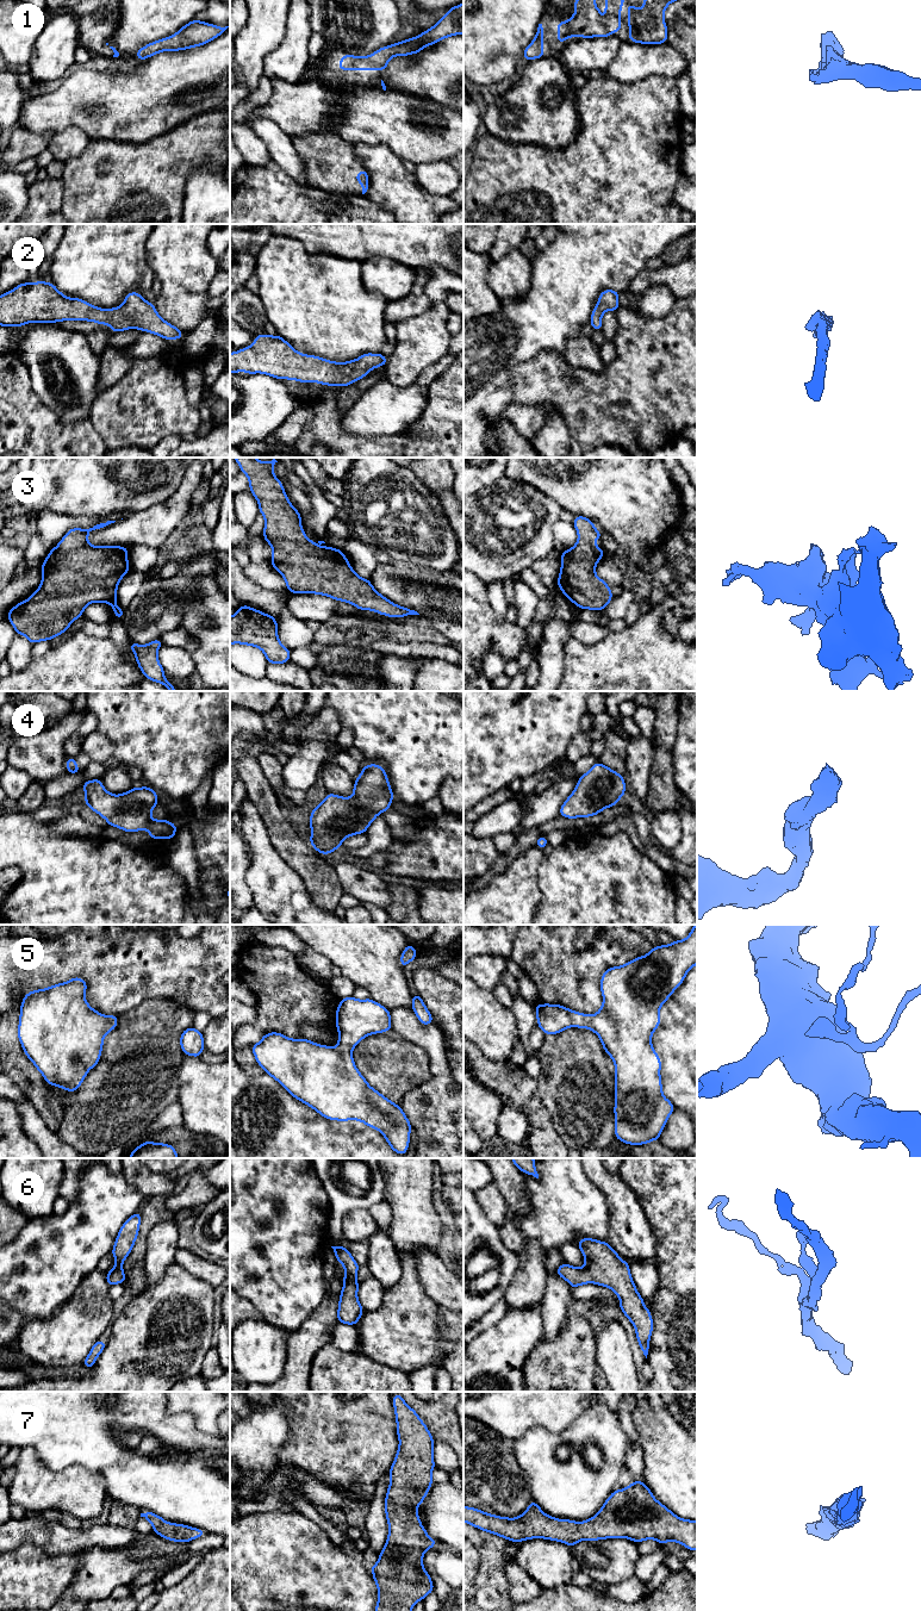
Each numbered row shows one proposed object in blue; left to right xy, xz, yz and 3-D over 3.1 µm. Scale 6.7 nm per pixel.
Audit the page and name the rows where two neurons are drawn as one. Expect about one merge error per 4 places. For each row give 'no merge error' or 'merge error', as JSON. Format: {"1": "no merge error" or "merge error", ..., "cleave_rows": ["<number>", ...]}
{"1": "no merge error", "2": "no merge error", "3": "no merge error", "4": "no merge error", "5": "no merge error", "6": "no merge error", "7": "no merge error", "cleave_rows": []}

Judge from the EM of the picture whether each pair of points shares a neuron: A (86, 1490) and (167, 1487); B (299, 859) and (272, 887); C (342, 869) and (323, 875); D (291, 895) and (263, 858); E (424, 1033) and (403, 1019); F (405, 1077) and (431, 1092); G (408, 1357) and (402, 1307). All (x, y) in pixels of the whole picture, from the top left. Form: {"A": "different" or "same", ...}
{"A": "different", "B": "different", "C": "different", "D": "same", "E": "same", "F": "different", "G": "same"}

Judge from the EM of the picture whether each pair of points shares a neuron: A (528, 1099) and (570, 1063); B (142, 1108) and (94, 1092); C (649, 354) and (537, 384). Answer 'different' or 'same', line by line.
A: different
B: same
C: same

